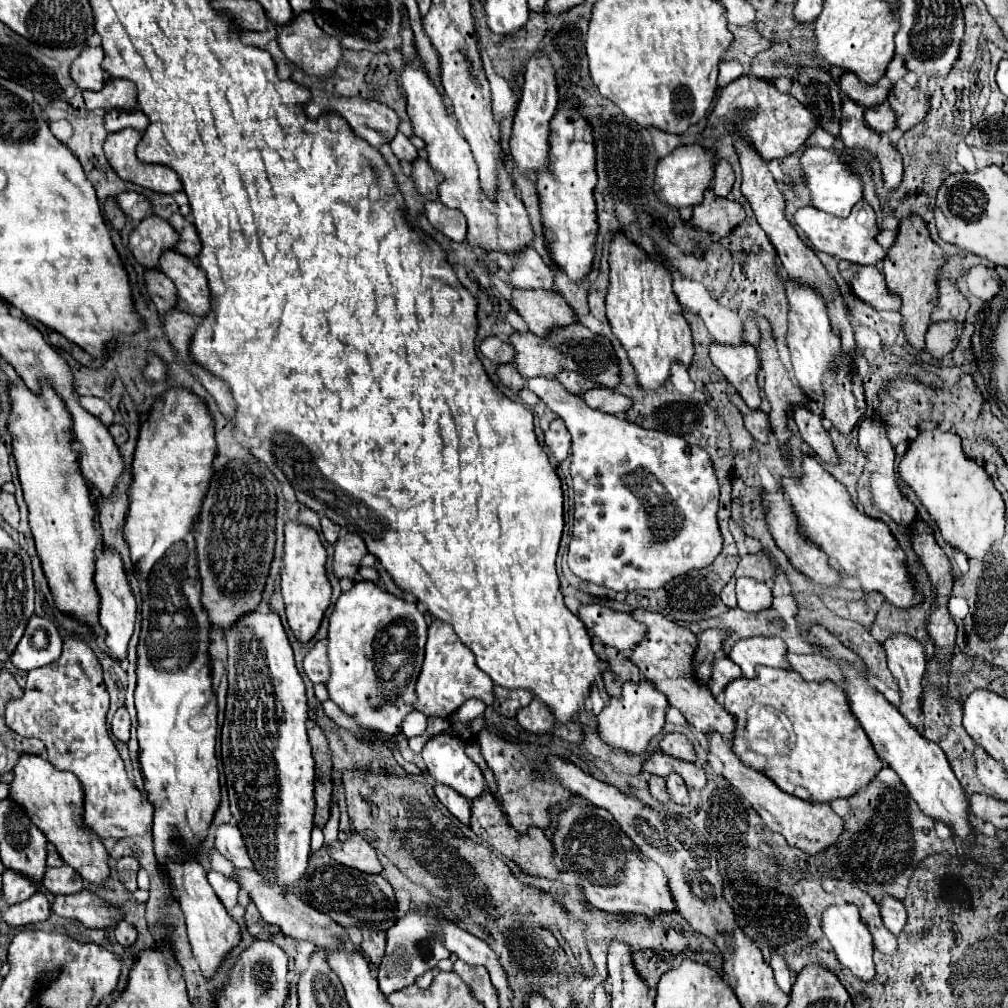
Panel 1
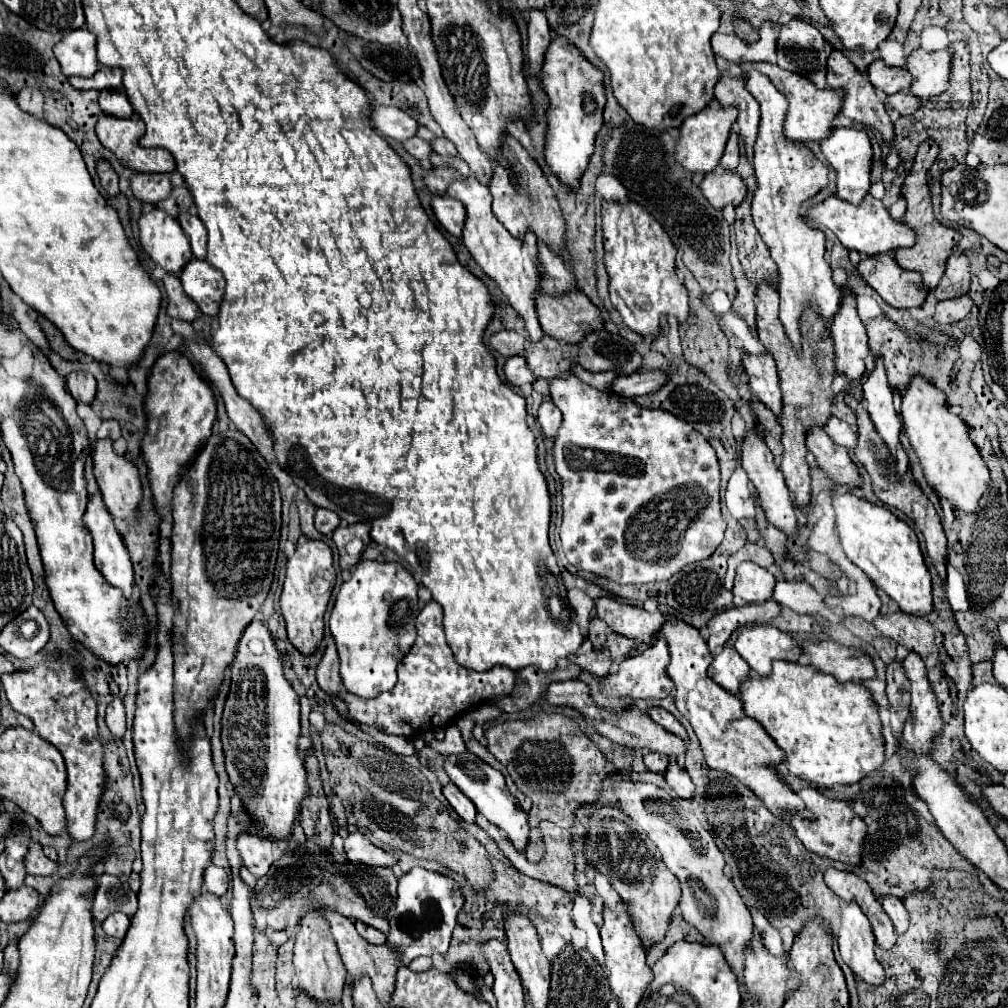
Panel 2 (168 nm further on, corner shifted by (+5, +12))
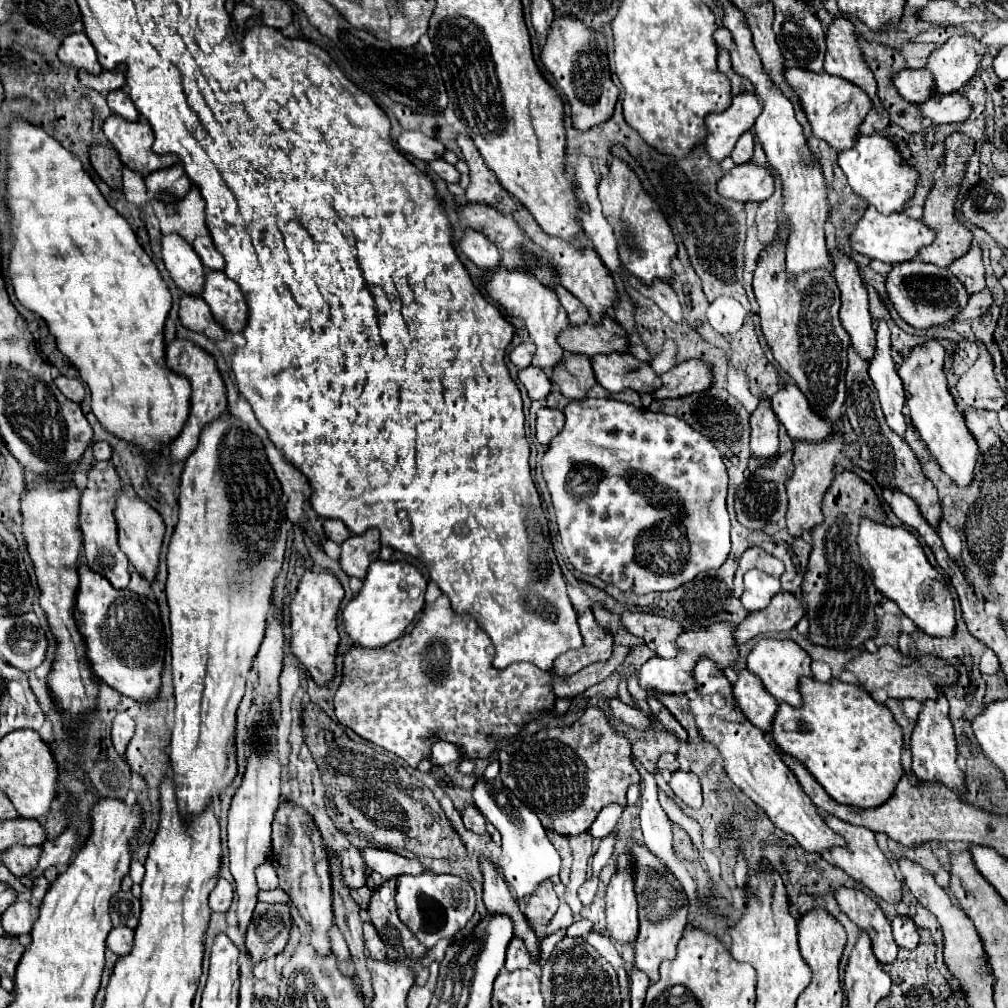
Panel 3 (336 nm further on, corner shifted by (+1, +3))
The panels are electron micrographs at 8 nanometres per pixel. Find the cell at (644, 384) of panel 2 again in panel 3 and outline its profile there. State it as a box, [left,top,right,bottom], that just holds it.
[651,360,711,400]

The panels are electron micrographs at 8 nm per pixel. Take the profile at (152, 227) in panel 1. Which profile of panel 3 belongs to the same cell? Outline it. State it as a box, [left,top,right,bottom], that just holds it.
[161,234,205,294]

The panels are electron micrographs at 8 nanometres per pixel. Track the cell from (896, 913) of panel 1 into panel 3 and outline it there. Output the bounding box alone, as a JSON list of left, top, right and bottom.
[893,916,919,948]

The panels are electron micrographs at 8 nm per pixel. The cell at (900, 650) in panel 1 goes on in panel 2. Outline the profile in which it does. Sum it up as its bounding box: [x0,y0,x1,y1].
[903,653,943,755]

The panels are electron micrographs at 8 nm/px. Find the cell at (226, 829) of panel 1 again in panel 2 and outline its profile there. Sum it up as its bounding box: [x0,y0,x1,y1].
[237,833,275,877]

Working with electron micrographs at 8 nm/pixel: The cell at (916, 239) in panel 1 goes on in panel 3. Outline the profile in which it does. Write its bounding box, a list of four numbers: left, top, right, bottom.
[919,134,973,268]

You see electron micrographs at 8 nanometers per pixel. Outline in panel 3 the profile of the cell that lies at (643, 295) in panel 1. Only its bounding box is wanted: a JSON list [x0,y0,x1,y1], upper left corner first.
[599,162,677,286]

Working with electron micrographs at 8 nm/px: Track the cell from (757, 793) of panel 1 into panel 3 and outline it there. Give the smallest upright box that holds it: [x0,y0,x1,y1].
[823,816,901,902]

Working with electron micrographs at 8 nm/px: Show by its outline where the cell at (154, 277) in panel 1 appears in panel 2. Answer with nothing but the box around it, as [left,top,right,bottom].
[163,273,199,323]

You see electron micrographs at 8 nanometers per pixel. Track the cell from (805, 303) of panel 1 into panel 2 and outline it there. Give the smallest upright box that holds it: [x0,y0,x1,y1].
[745,71,841,349]

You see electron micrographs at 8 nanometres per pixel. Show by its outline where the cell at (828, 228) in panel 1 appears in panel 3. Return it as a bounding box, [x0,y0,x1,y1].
[851,206,935,264]

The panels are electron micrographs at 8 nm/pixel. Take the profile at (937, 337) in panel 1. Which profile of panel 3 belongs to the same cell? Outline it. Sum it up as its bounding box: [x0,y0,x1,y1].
[955,288,993,320]

